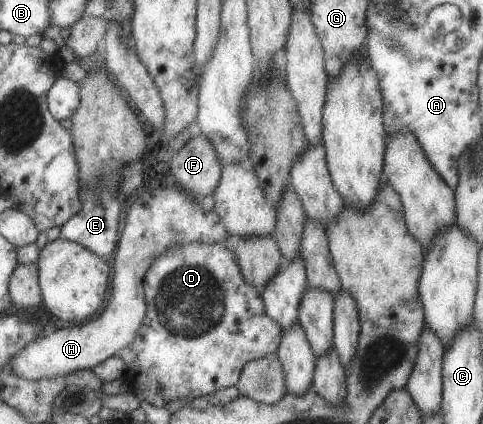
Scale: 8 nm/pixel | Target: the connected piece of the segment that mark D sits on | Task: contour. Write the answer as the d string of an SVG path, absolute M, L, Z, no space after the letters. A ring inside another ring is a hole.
M184 242L184 244L176 244L176 246L170 246L166 252L162 252L154 262L152 266L146 270L144 274L144 296L146 302L146 312L144 318L142 318L142 324L138 329L136 338L132 339L132 342L128 346L124 346L122 350L117 352L118 358L124 361L126 366L126 374L122 376L122 382L125 386L129 387L129 392L140 394L143 400L152 406L163 407L176 400L176 398L193 399L196 397L206 398L210 393L228 386L235 386L238 382L240 370L246 362L250 360L256 360L256 358L262 358L262 356L268 356L272 352L276 352L281 336L281 326L272 320L265 311L264 304L260 298L260 294L256 292L256 288L252 284L248 284L244 278L242 278L238 264L236 264L236 256L234 256L232 243L227 244L204 244L203 242Z

